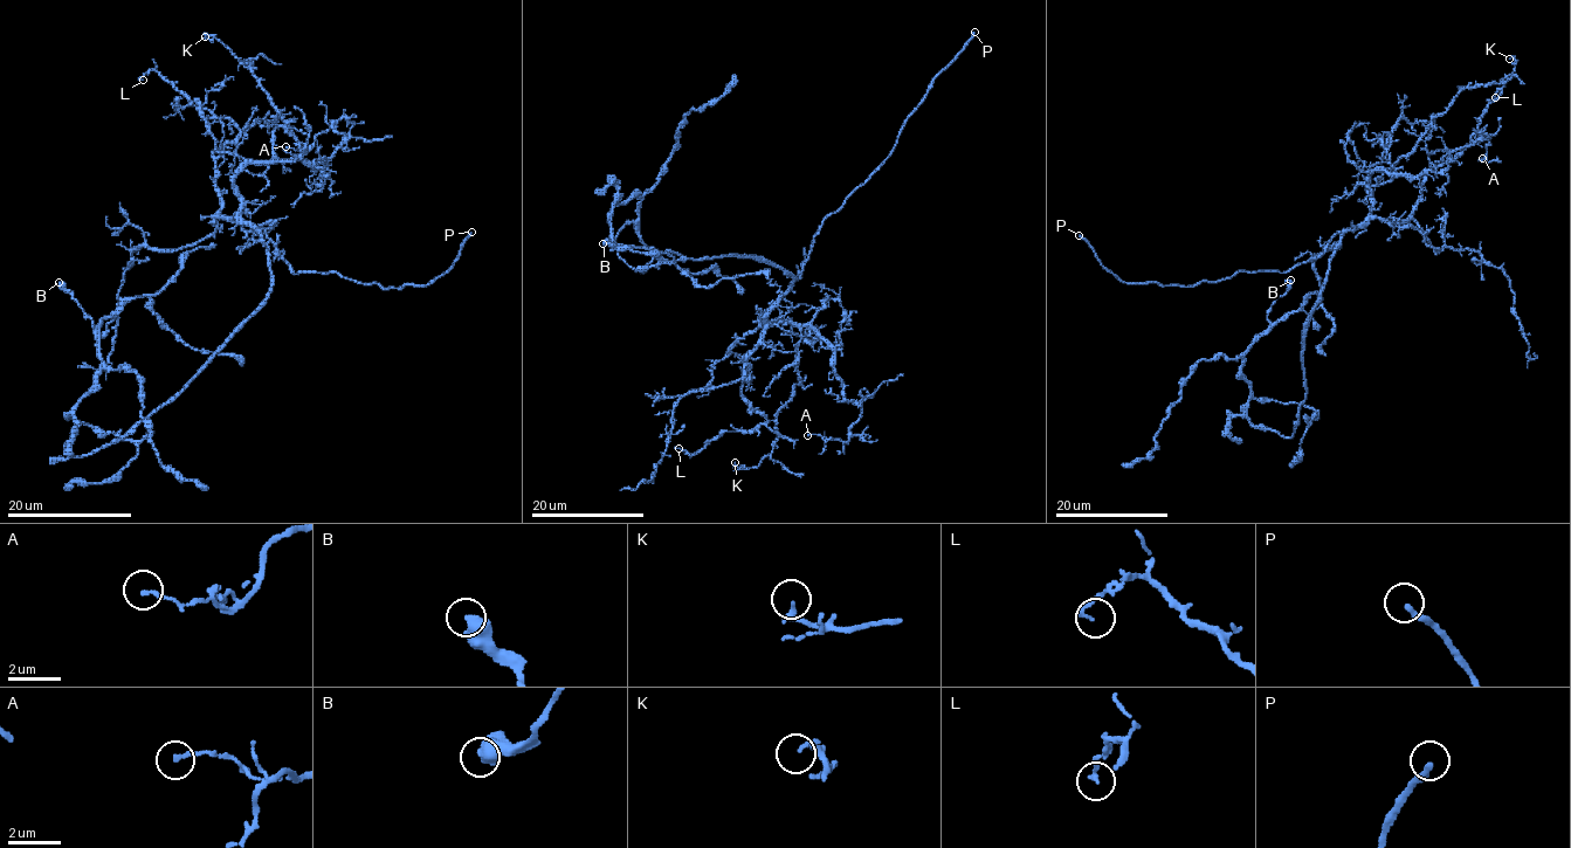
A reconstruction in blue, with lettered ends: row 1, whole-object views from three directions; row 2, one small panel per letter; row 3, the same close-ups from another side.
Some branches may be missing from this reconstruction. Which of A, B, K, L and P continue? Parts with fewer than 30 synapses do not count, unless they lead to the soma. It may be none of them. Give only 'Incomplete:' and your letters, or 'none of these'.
Incomplete: P

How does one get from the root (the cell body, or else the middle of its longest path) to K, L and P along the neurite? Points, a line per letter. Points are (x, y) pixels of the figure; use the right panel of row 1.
K: (1304, 350), (1329, 259), (1368, 218), (1369, 173), (1405, 157), (1463, 89), (1500, 83), (1514, 71), (1509, 59)
L: (1304, 350), (1306, 319), (1339, 238), (1370, 218), (1404, 221), (1424, 176), (1469, 143), (1495, 97)
P: (1304, 350), (1306, 319), (1338, 232), (1322, 255), (1287, 271), (1238, 271), (1190, 287), (1123, 282), (1079, 235)

